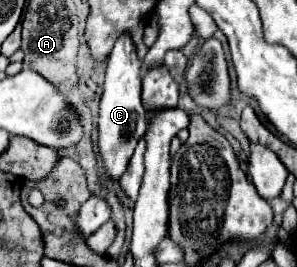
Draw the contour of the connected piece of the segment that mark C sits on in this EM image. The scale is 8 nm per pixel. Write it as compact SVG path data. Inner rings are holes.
M121 34L107 58L107 74L105 74L105 88L99 104L99 150L105 172L119 180L127 170L129 158L137 146L137 140L143 138L147 124L145 124L145 108L141 106L141 66L143 60L137 56L137 48L129 34Z

